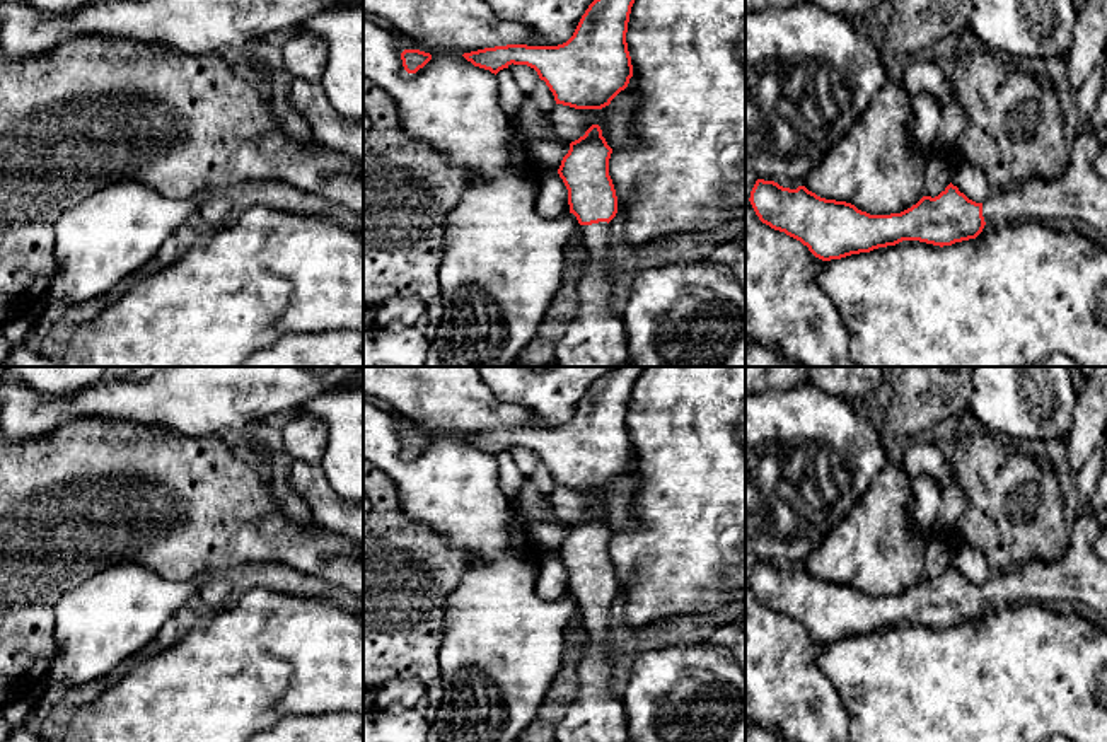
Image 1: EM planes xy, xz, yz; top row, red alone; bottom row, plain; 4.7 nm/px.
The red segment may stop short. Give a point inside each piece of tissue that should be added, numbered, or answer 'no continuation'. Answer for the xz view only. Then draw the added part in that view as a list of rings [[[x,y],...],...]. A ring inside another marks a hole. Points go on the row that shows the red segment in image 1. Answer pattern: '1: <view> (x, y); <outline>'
1: xz (592, 338); [[[607,222],[580,225],[580,230],[587,266],[578,281],[578,300],[571,305],[571,321],[556,346],[556,365],[629,367],[626,326],[611,309],[616,241]]]

